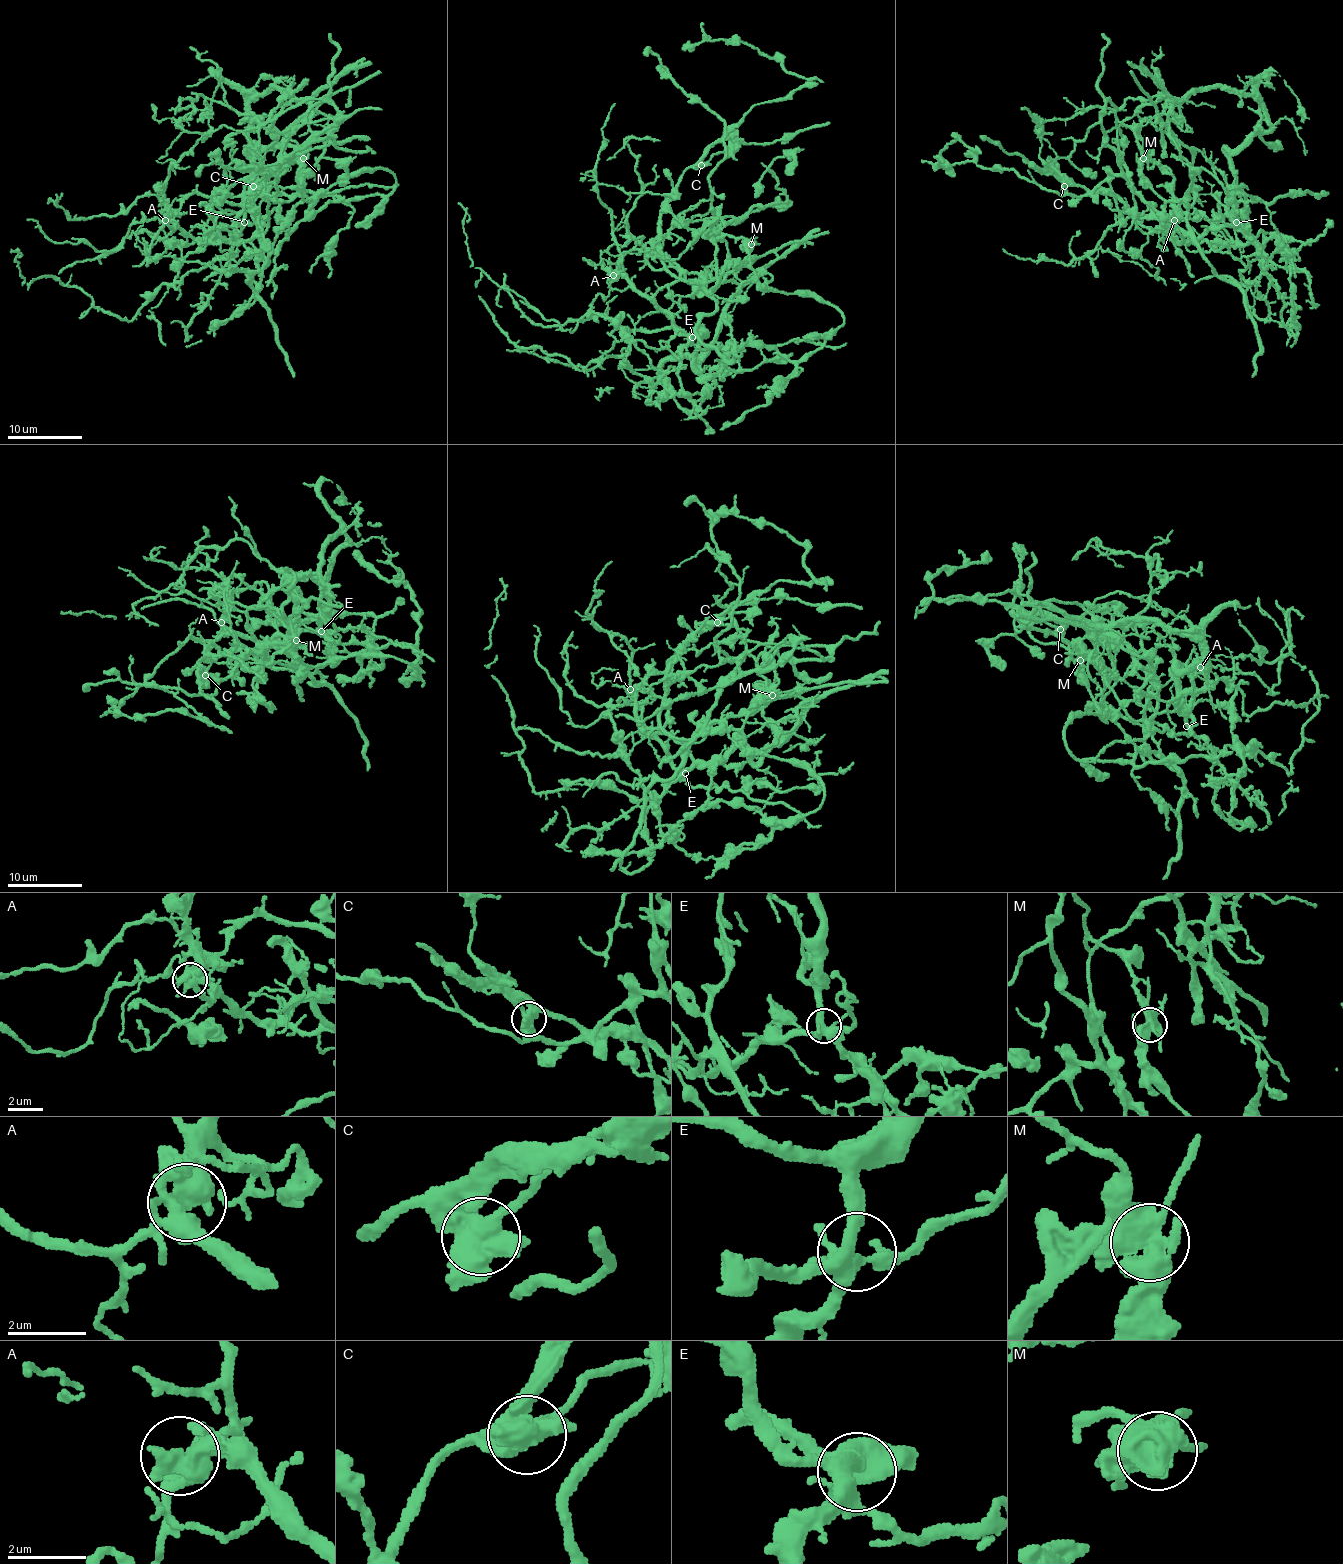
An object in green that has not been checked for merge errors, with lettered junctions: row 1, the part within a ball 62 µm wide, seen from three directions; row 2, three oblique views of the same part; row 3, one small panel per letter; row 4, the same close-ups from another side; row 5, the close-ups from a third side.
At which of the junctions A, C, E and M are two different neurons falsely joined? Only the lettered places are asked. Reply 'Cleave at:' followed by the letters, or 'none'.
Cleave at: C, M

